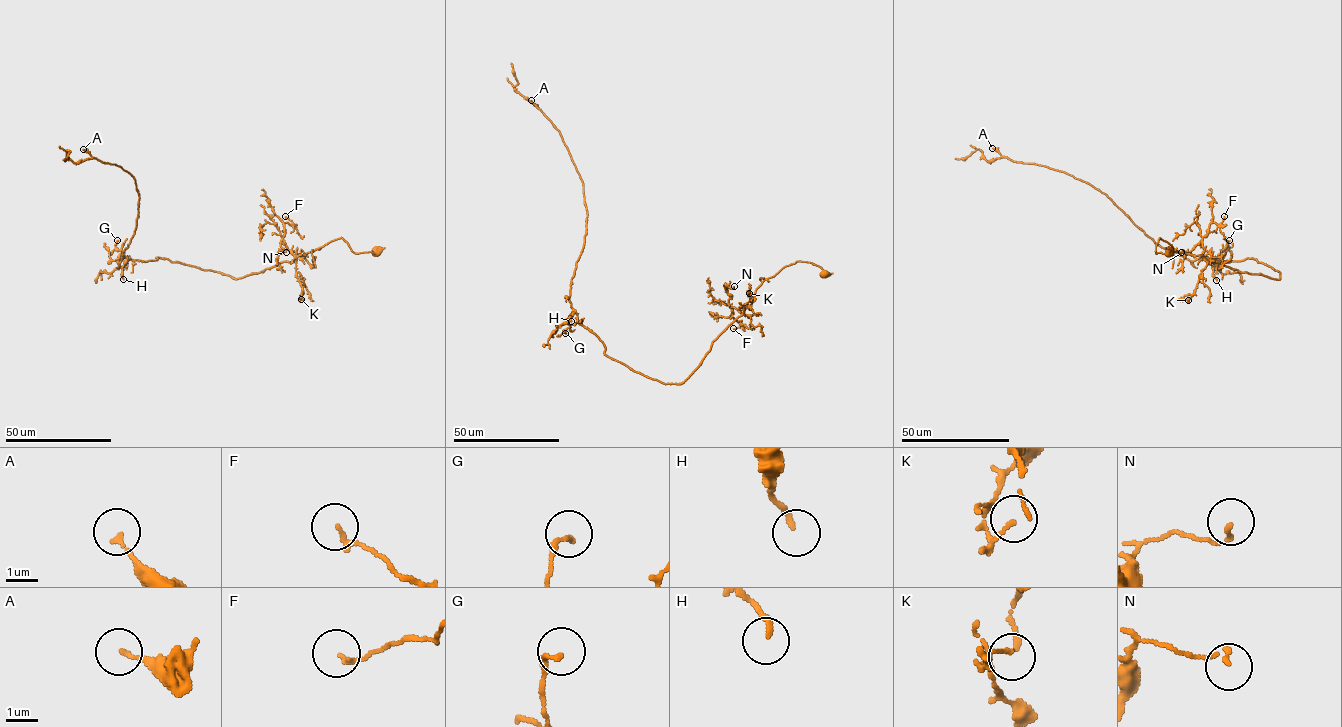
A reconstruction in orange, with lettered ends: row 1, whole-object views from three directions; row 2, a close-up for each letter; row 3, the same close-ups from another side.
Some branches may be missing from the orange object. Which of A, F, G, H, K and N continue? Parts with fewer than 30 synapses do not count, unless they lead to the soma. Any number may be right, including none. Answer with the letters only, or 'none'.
none

